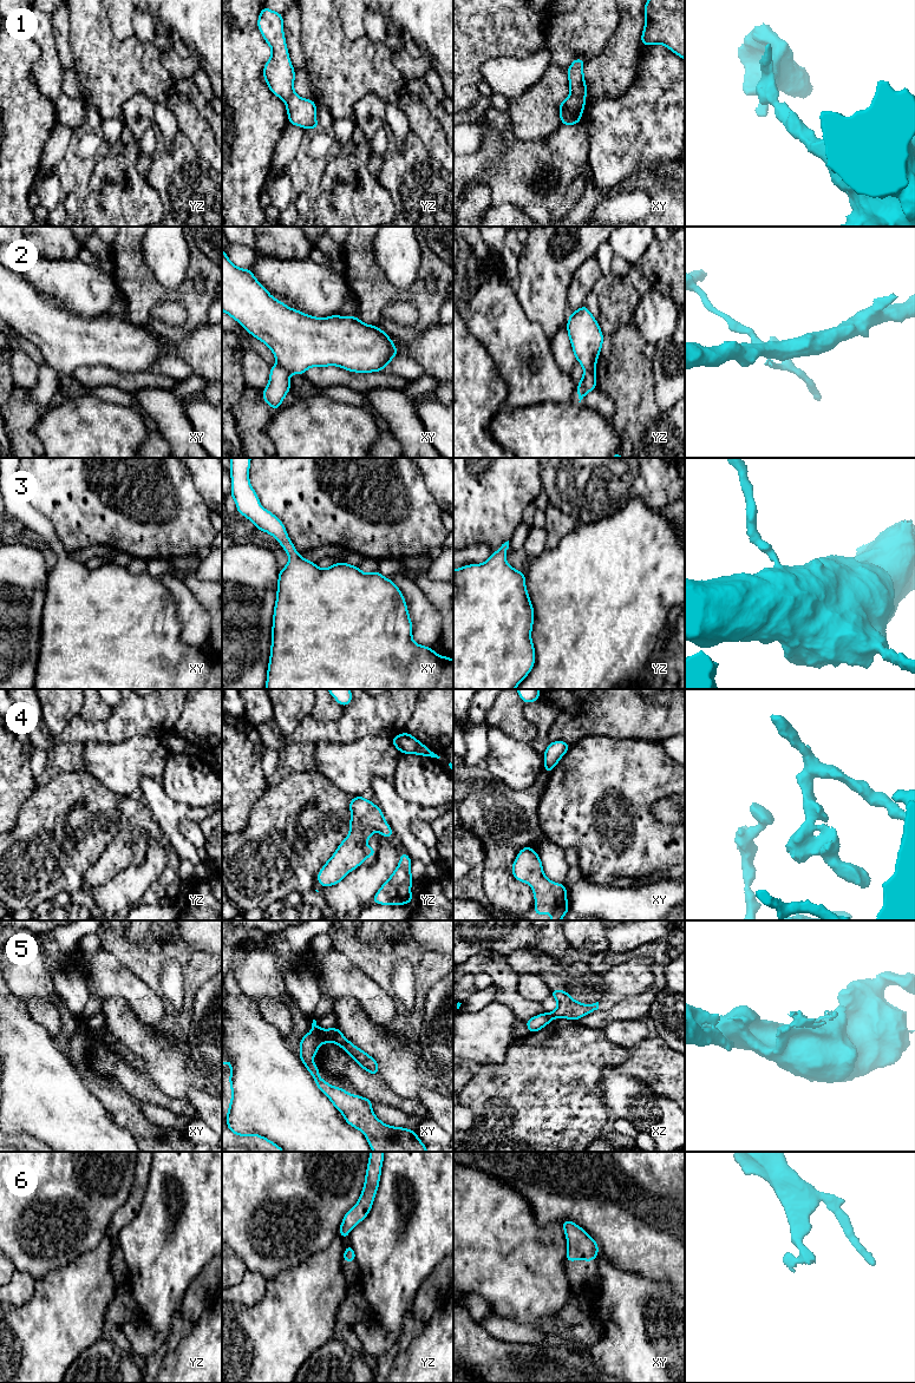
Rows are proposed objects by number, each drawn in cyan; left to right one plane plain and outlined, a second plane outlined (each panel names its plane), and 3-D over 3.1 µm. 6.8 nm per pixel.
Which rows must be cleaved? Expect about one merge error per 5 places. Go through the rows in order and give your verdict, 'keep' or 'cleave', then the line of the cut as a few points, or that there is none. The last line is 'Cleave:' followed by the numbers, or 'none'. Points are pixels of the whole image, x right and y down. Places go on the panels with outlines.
1: cleave; cut in xy along (570, 93), (585, 100)
2: cleave; cut in xy along (278, 365), (289, 373)
3: keep; no cut
4: keep; no cut
5: cleave; cut in xy along (319, 1029), (320, 1042)
6: keep; no cut
Cleave: 1, 2, 5

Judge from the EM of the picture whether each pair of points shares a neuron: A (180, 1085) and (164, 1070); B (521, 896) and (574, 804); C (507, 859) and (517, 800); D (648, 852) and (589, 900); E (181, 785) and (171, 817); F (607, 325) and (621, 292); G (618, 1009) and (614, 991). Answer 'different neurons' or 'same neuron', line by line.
A: same neuron
B: different neurons
C: same neuron
D: different neurons
E: different neurons
F: same neuron
G: different neurons

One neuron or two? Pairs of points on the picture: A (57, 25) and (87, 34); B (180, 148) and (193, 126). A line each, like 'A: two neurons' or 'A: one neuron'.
A: two neurons
B: two neurons

